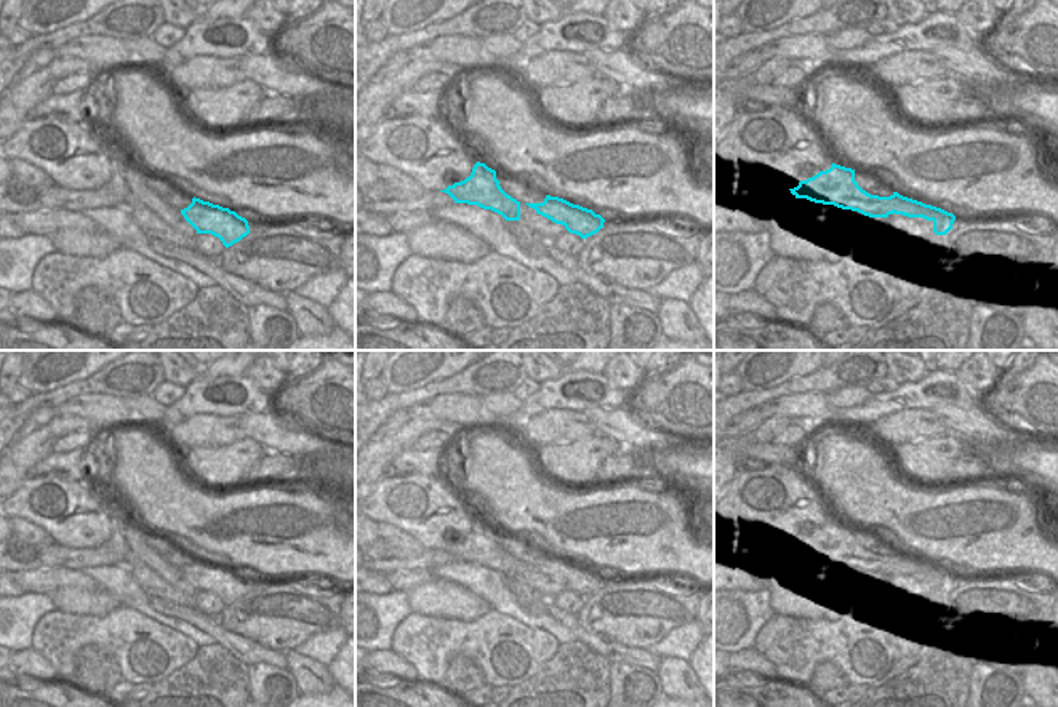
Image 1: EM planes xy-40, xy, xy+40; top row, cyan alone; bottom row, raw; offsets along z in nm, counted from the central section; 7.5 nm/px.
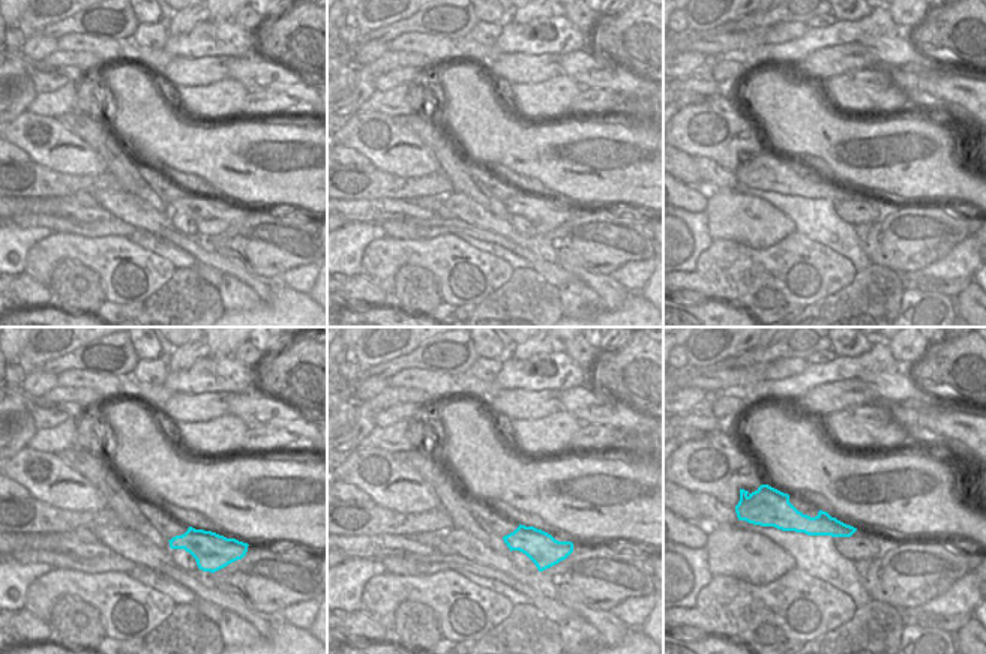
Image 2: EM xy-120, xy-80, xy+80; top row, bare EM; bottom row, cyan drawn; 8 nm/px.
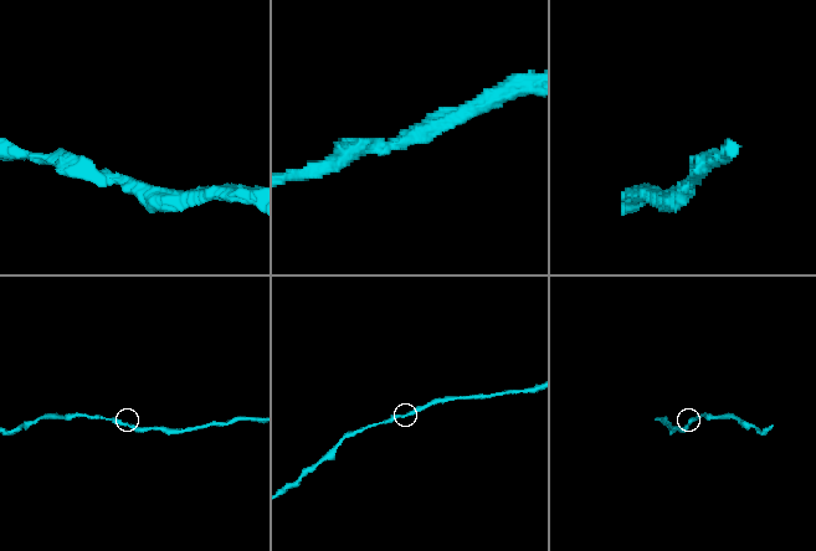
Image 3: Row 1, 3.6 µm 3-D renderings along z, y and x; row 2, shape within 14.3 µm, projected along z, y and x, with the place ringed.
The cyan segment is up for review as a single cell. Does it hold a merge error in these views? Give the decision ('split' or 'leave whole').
leave whole

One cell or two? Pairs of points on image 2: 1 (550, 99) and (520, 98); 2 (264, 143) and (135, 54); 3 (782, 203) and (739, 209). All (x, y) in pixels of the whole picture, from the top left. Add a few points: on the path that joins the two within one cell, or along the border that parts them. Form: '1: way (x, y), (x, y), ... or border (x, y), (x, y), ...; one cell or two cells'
1: way (542, 99), (527, 99); one cell
2: border (131, 60), (144, 68); two cells
3: border (739, 192), (769, 201), (794, 224), (796, 230); two cells

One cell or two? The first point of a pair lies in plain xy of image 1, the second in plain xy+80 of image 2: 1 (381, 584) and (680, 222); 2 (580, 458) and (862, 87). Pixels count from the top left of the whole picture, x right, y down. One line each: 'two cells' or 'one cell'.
1: two cells
2: one cell

